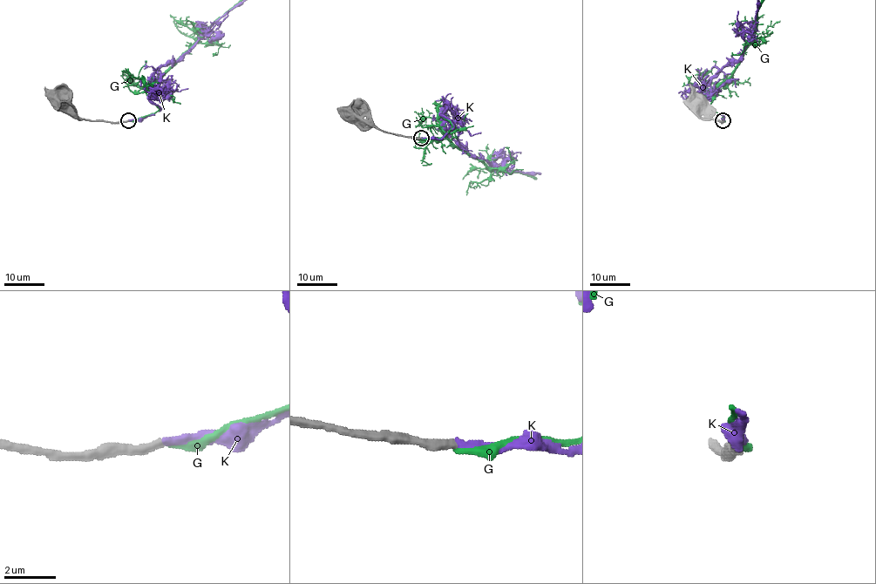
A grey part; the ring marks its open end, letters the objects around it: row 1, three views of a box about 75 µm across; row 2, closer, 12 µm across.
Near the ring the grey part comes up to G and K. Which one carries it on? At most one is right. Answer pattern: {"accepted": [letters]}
{"accepted": ["K"]}

